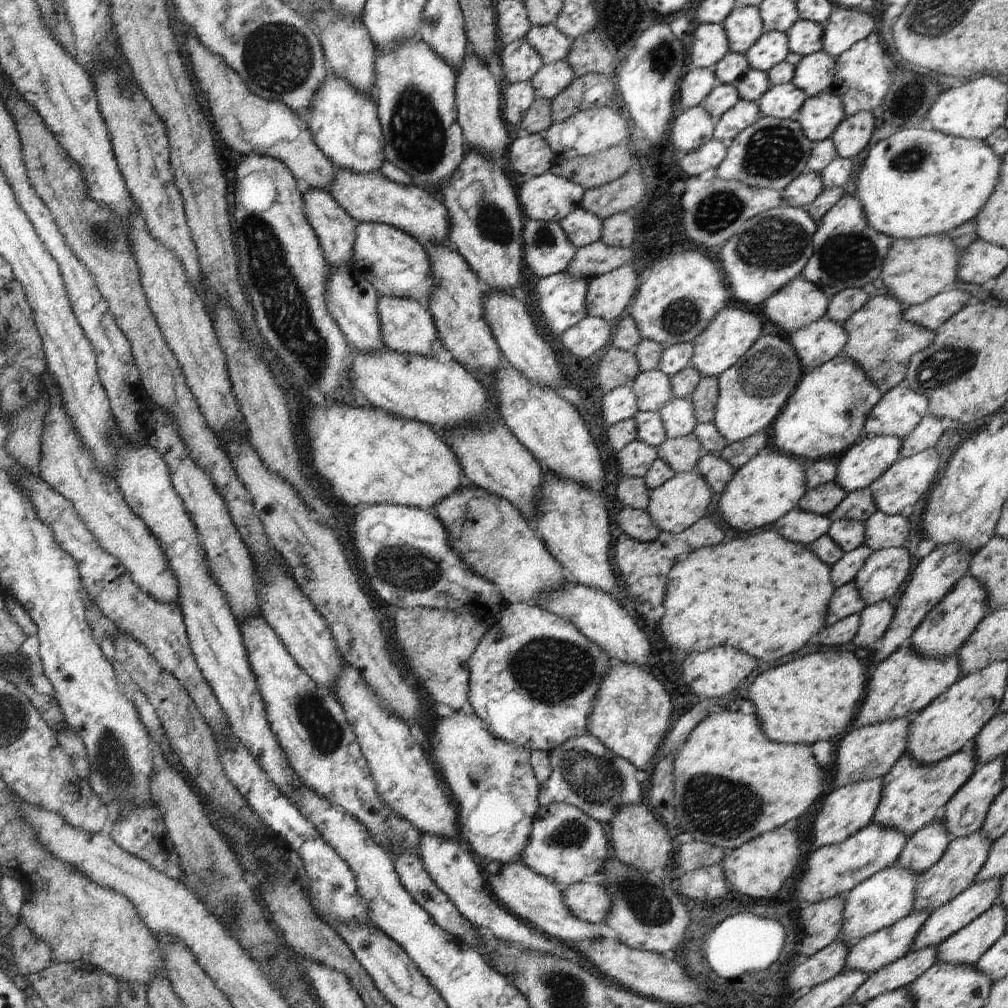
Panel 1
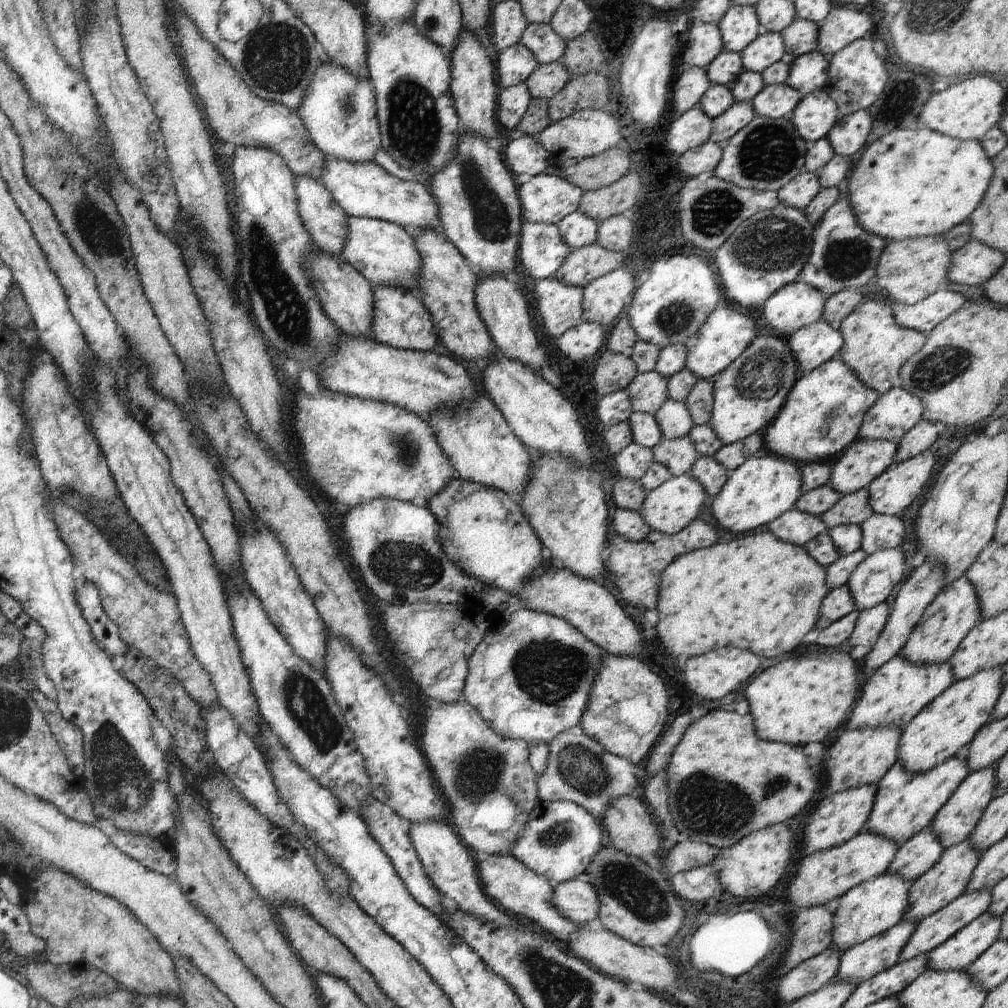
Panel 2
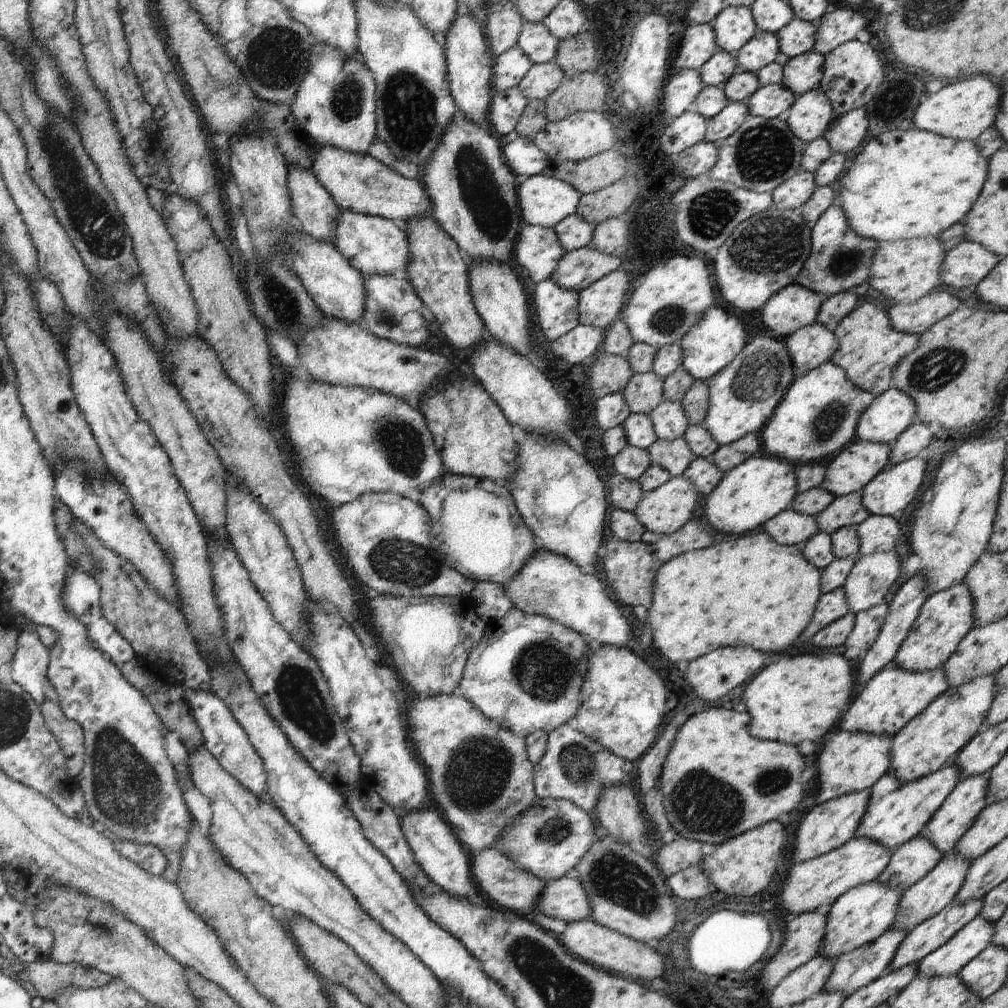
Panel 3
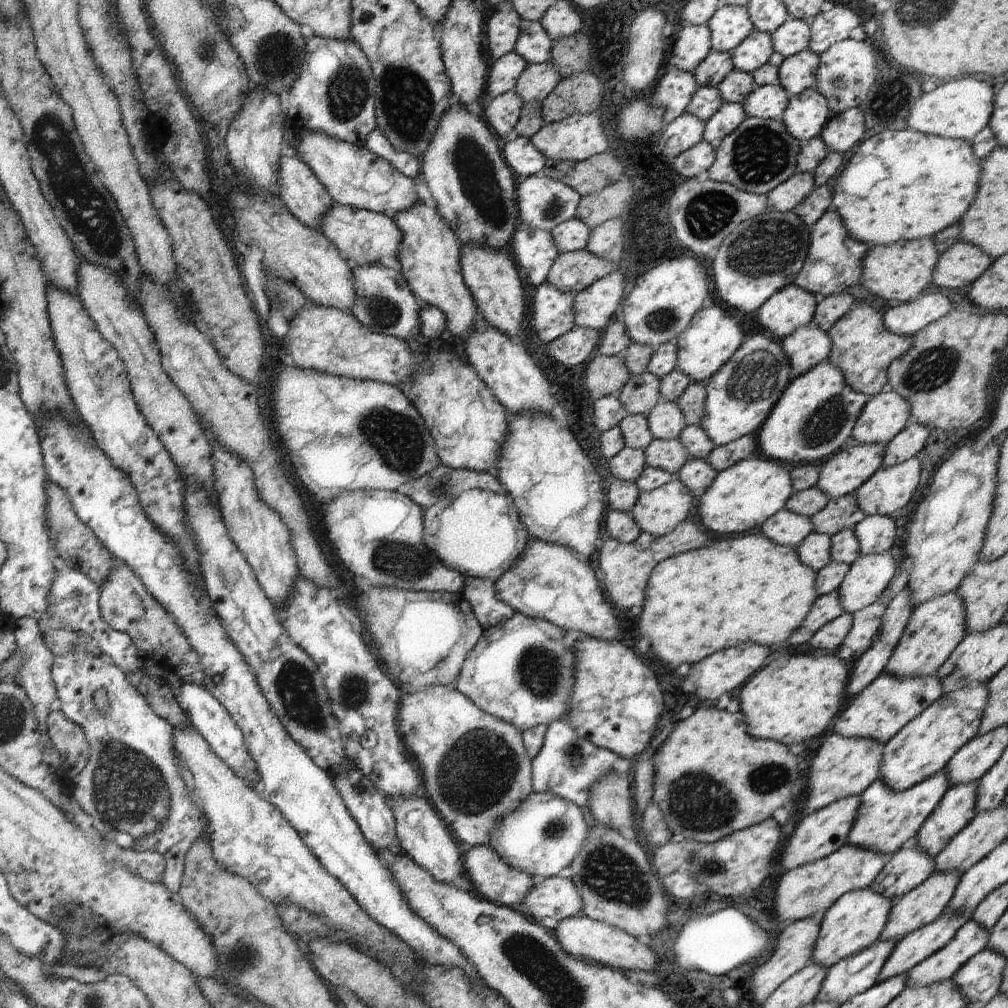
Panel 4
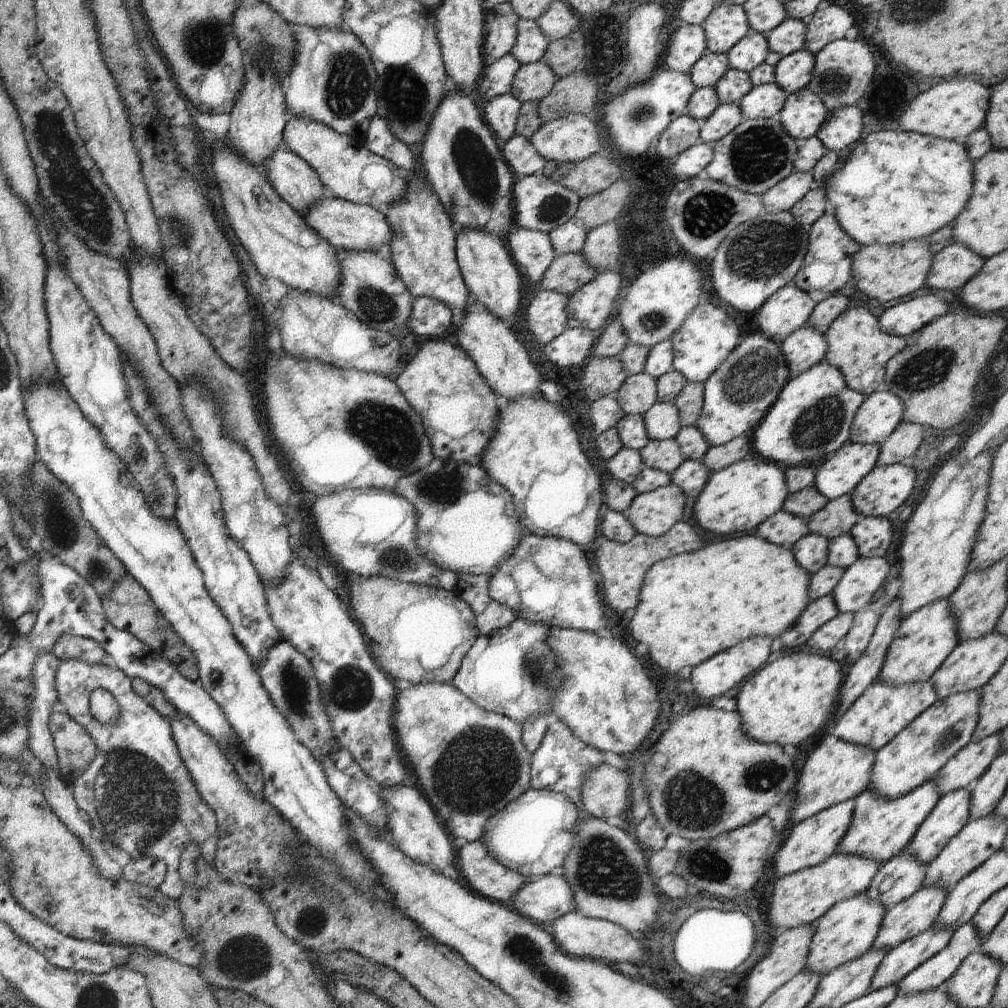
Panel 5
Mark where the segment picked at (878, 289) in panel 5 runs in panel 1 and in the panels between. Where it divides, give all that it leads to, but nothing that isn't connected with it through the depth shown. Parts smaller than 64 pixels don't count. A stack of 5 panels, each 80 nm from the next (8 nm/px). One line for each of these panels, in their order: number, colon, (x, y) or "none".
1: (914, 270)
2: (909, 270)
3: (904, 271)
4: (900, 271)

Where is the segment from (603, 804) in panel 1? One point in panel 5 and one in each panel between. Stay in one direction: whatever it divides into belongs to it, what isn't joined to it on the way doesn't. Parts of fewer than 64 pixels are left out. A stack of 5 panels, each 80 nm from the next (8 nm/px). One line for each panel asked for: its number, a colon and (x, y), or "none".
2: (578, 769)
3: (573, 767)
4: (567, 764)
5: (560, 748)

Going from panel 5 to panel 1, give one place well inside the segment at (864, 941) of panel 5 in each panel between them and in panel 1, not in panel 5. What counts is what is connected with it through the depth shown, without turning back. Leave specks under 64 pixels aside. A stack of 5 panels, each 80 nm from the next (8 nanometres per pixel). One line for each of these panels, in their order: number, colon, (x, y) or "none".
1: (886, 897)
2: (873, 907)
3: (860, 916)
4: (854, 922)

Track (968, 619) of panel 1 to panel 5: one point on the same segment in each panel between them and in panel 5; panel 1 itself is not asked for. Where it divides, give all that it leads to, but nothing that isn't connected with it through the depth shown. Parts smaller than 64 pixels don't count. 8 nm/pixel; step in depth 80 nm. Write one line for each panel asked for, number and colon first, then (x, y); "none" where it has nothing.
2: (945, 622)
3: (944, 619)
4: (934, 629)
5: (923, 641)

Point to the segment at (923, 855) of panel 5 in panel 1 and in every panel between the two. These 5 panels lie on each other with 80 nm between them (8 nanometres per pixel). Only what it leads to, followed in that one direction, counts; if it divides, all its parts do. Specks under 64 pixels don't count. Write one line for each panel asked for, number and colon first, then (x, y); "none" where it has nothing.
1: (963, 815)
2: (954, 823)
3: (965, 801)
4: (956, 809)

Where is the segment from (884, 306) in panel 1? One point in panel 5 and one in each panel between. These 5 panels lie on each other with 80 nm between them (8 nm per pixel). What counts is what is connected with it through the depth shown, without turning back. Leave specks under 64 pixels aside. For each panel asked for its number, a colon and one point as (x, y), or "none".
2: (875, 347)
3: (869, 348)
4: (863, 348)
5: (857, 346)

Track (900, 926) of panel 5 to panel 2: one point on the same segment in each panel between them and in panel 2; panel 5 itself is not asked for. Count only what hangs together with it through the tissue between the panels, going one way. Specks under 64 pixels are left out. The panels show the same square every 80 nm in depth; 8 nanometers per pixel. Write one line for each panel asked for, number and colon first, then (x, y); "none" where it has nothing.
2: (947, 879)
3: (925, 899)
4: (923, 905)

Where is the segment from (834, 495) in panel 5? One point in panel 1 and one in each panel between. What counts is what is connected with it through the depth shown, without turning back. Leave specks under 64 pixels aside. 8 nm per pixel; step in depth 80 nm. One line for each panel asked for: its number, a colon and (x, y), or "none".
1: (865, 461)
2: (864, 460)
3: (852, 468)
4: (842, 473)

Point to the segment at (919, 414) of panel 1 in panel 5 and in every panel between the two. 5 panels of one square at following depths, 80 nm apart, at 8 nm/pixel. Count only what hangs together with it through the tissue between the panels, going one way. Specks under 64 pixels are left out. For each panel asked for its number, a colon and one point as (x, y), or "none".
2: (895, 412)
3: (892, 412)
4: (885, 414)
5: (877, 417)

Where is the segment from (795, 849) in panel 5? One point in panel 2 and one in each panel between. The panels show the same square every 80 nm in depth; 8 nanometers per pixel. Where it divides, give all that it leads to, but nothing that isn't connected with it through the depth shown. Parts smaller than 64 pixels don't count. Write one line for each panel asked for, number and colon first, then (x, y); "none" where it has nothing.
2: (838, 817)
3: (828, 826)
4: (817, 835)

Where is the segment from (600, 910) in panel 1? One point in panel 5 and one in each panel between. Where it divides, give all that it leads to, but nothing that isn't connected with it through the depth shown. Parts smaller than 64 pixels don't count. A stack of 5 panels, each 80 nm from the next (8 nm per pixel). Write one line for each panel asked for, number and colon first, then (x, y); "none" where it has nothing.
2: (576, 900)
3: (565, 898)
4: (556, 897)
5: (546, 897)

